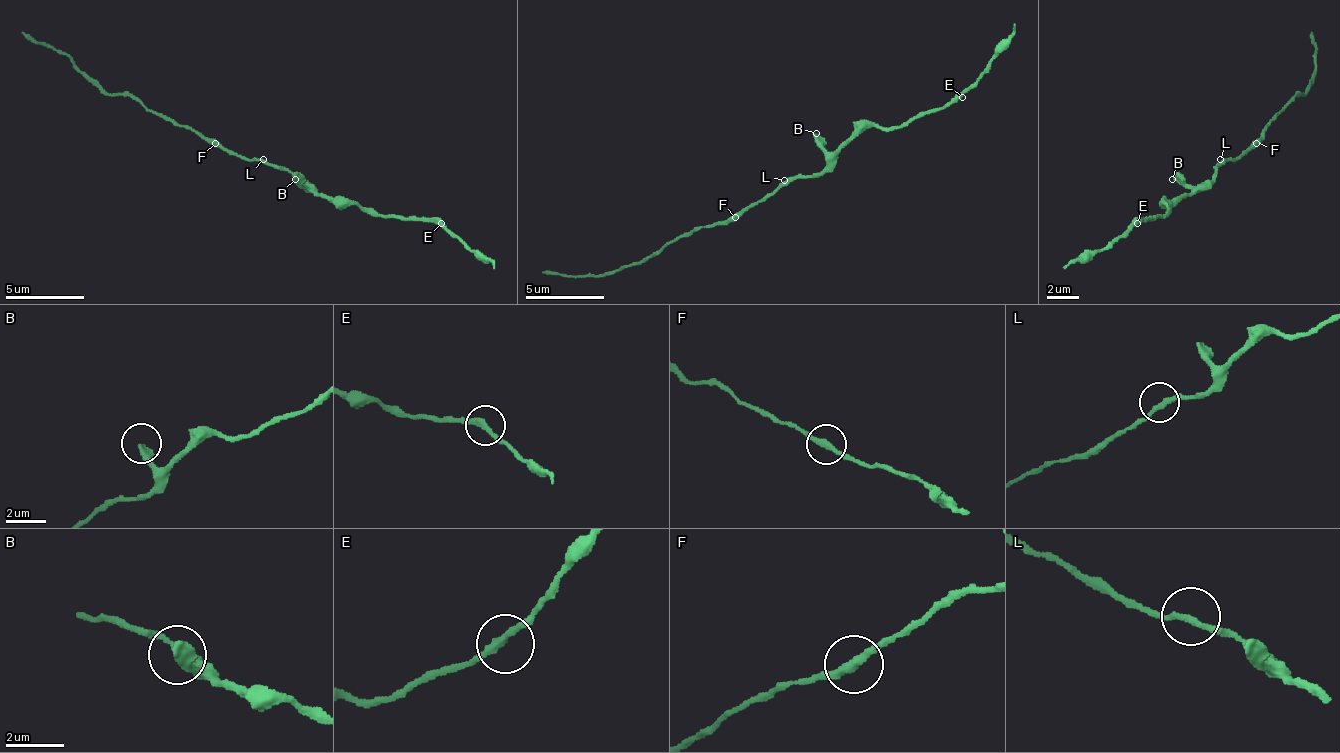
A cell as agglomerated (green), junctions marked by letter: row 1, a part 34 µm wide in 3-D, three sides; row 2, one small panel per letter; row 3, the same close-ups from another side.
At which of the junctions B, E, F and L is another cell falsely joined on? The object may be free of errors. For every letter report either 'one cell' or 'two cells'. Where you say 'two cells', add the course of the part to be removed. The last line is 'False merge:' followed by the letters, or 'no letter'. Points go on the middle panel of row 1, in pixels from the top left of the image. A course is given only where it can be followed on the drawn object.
B: one cell
E: one cell
F: one cell
L: one cell
False merge: no letter

